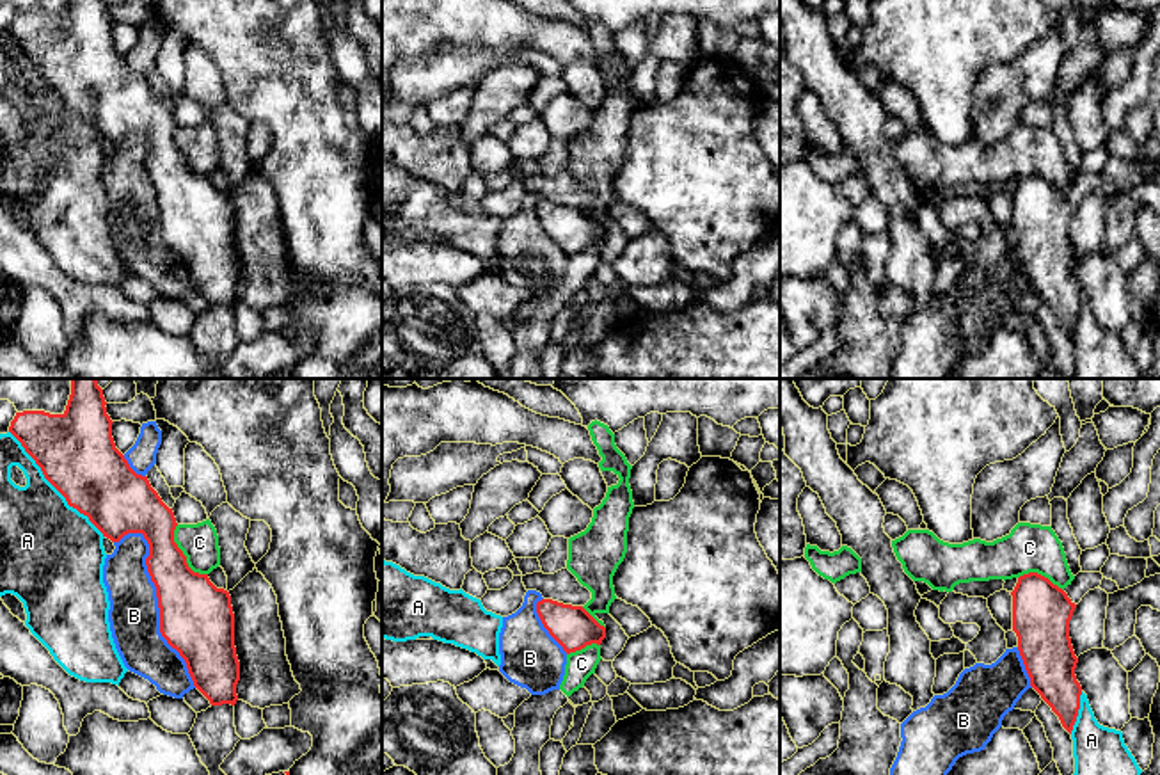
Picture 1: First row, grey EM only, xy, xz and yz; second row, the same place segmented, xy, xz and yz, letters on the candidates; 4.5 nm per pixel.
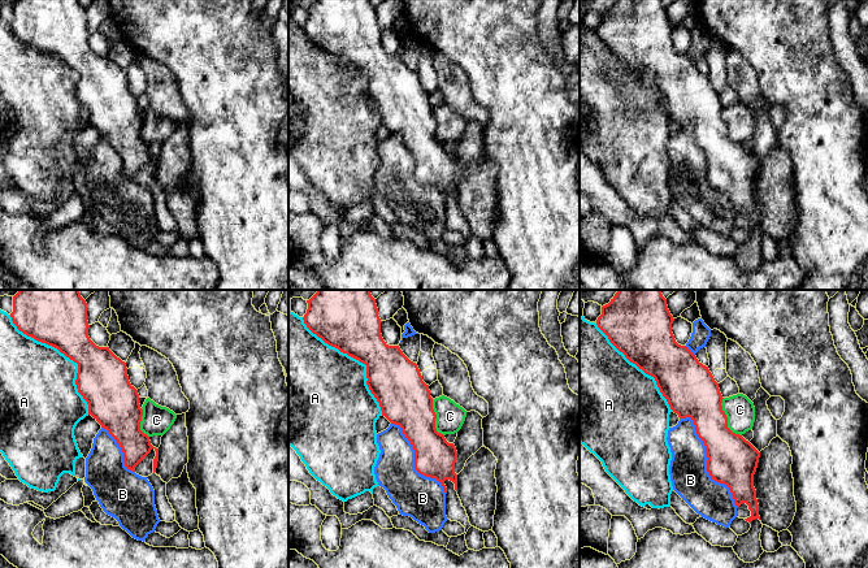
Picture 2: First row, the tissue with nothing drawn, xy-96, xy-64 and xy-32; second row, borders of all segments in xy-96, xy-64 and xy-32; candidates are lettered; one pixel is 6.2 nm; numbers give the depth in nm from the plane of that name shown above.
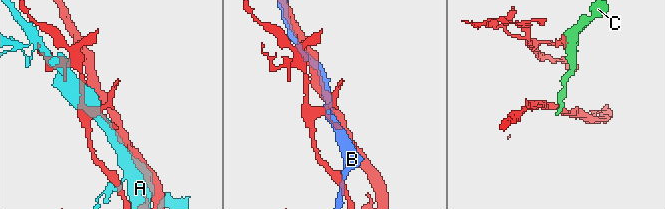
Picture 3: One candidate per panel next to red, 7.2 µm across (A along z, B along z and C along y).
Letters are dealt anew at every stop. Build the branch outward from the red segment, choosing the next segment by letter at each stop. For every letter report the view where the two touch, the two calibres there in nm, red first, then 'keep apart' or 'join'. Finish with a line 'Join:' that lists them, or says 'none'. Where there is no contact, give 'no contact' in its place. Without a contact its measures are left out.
A: contact in xy; calibres 360 and 380 nm; keep apart
B: contact in xy; calibres 340 and 240 nm; keep apart
C: contact in xy; calibres 300 and 180 nm; keep apart
Join: none

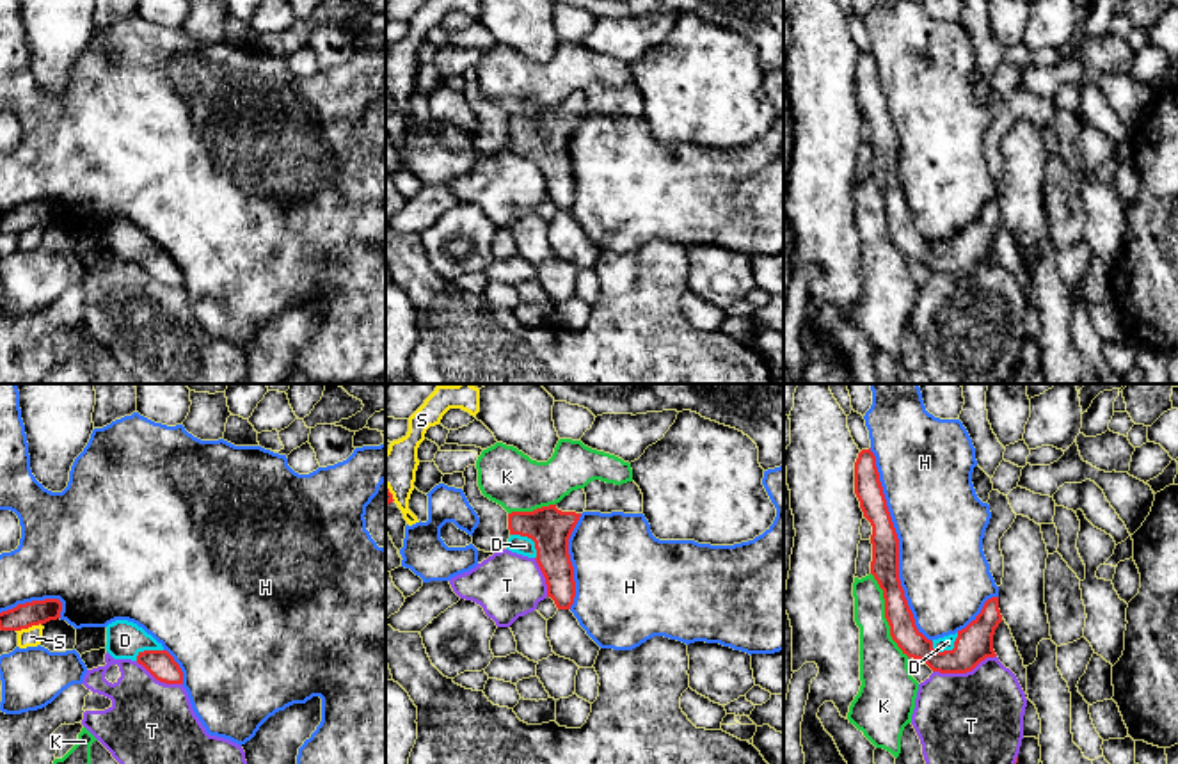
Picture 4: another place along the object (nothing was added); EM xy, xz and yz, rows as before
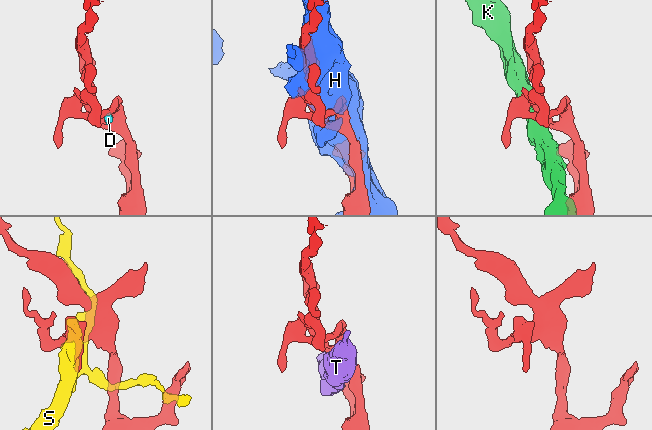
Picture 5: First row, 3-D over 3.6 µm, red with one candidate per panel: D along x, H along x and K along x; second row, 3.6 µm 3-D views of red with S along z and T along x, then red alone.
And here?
D: contact in yz; calibres 170 and 60 nm; join
H: contact in yz; calibres 130 and 400 nm; keep apart
K: contact in yz; calibres 130 and 220 nm; keep apart
S: contact in xy; calibres 110 and 90 nm; keep apart
T: contact in yz; calibres 170 and 420 nm; keep apart
Join: D

